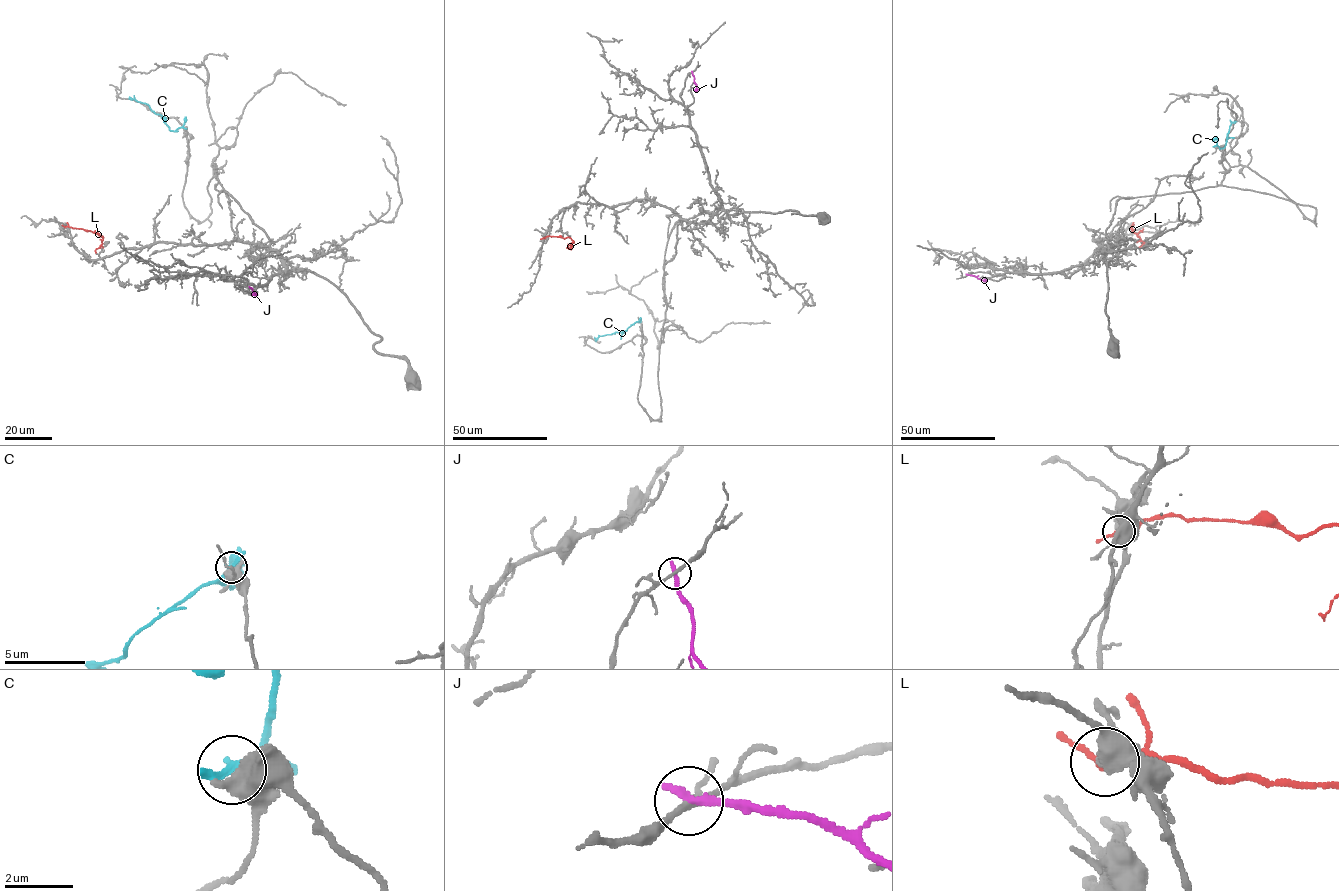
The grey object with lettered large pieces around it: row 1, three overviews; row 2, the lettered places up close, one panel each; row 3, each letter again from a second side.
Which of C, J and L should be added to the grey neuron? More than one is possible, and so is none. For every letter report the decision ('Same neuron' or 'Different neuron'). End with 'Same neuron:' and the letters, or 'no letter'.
C: Different neuron
J: Different neuron
L: Same neuron
Same neuron: L

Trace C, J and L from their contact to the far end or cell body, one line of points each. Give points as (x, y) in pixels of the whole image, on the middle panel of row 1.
C: (639, 319), (624, 331), (600, 336), (595, 341)
J: (692, 72), (696, 85), (694, 91)
L: (543, 237), (569, 237), (574, 241), (570, 249), (567, 244)

